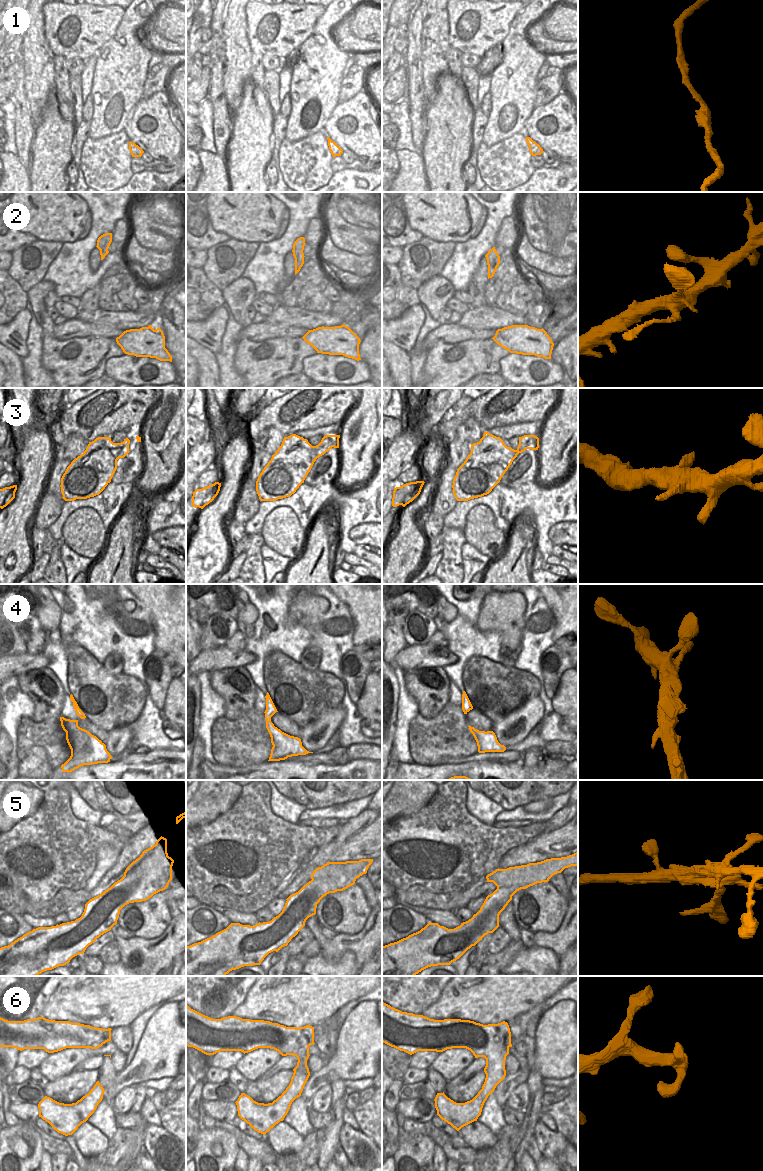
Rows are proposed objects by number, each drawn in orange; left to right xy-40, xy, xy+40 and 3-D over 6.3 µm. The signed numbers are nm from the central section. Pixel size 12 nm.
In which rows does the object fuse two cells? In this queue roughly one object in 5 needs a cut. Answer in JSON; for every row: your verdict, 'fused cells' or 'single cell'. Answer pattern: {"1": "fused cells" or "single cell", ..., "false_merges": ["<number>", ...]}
{"1": "single cell", "2": "single cell", "3": "single cell", "4": "single cell", "5": "fused cells", "6": "single cell", "false_merges": ["5"]}

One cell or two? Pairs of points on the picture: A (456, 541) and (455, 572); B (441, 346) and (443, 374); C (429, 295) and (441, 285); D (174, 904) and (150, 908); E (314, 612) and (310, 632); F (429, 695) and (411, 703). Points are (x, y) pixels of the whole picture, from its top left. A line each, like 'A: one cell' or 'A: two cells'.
A: one cell
B: one cell
C: one cell
D: two cells
E: two cells
F: two cells

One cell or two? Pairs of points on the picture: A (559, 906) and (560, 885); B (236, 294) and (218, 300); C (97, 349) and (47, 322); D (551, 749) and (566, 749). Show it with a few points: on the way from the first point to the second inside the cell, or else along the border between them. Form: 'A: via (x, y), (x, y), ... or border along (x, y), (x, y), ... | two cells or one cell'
A: border along (548, 881), (567, 899) | two cells
B: border along (221, 291), (225, 301) | two cells
C: via (79, 360), (61, 359), (53, 351), (49, 340) | one cell
D: via (555, 749), (562, 749) | one cell

